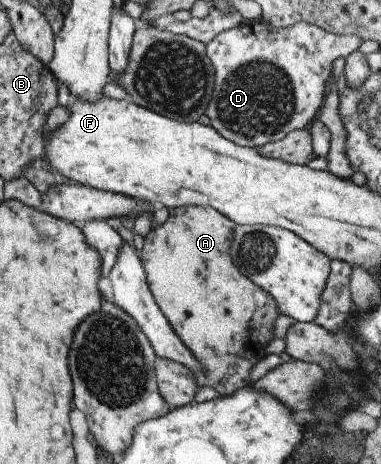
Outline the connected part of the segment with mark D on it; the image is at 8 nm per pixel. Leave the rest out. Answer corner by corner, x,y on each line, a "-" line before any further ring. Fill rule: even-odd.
250,20
249,23
243,23
243,25
235,27
235,29
219,33
215,39
206,43
207,57
211,59
211,65
213,65
213,69
215,69
215,87
213,88
213,95
211,96
211,101
209,102
206,113
211,120
210,125
215,128
215,131
219,131
225,139
231,139
233,143
248,148
263,147
263,145
267,145
267,143
281,141
281,139
285,139
291,131
303,130
309,127
310,123
318,117
319,110
323,105
327,82
330,79
334,61
339,57
346,59
351,53
355,53
361,44
362,41
357,35
335,35
334,33
329,33
328,31
317,27
316,25
305,22
295,23
295,25
289,27
289,29
277,29
277,27
273,27
265,20

